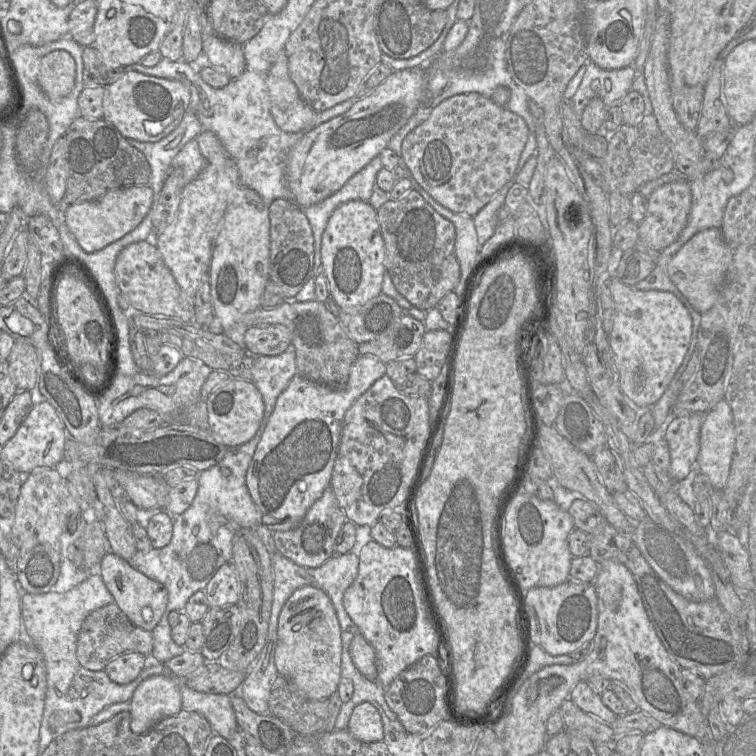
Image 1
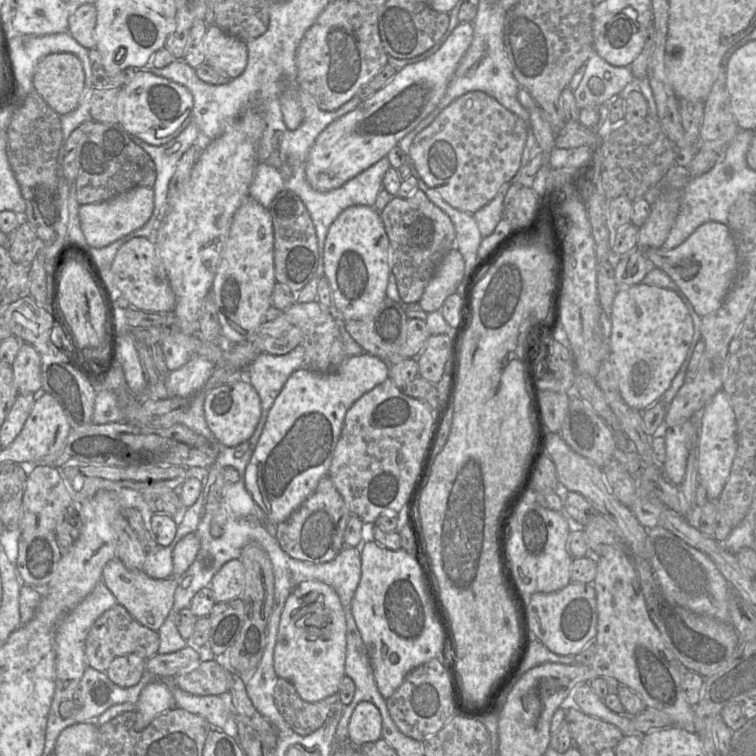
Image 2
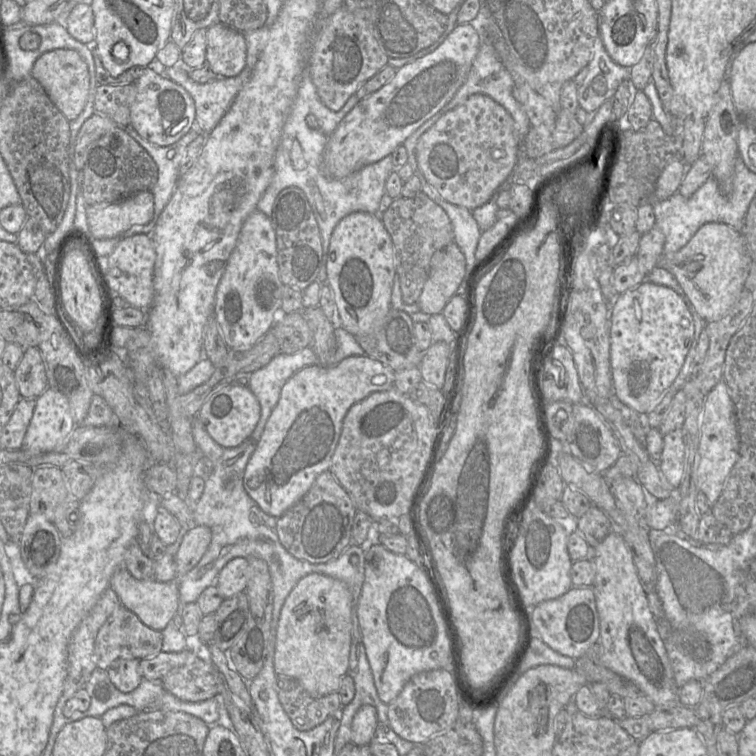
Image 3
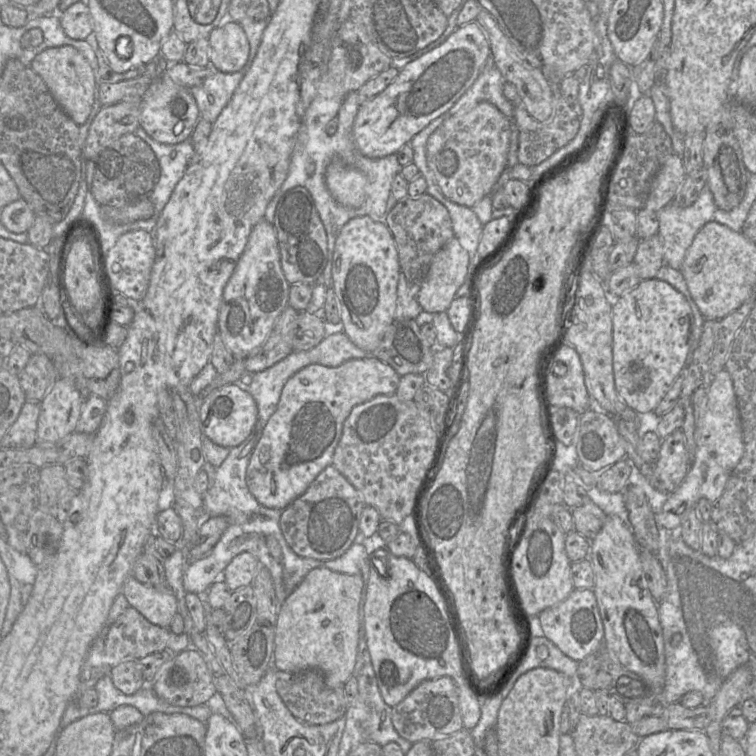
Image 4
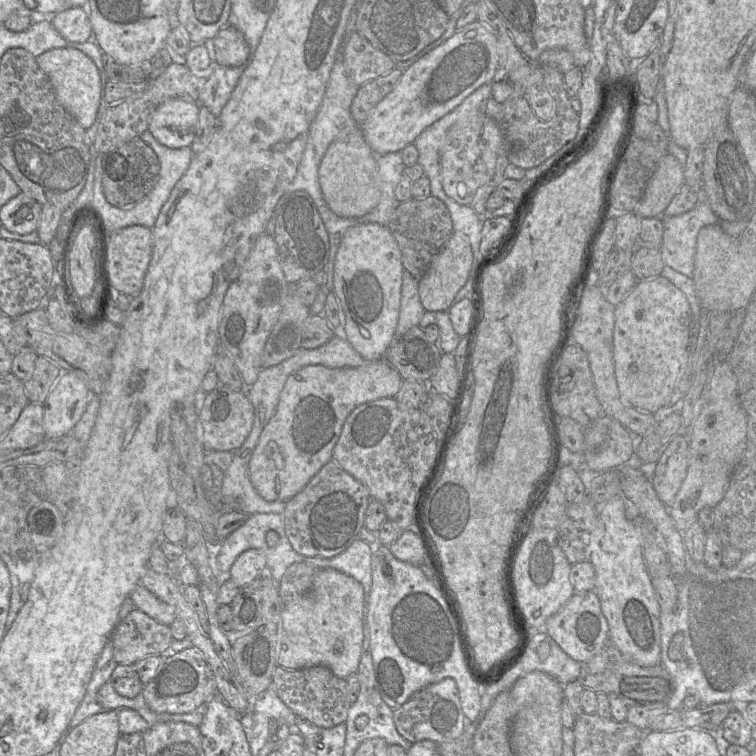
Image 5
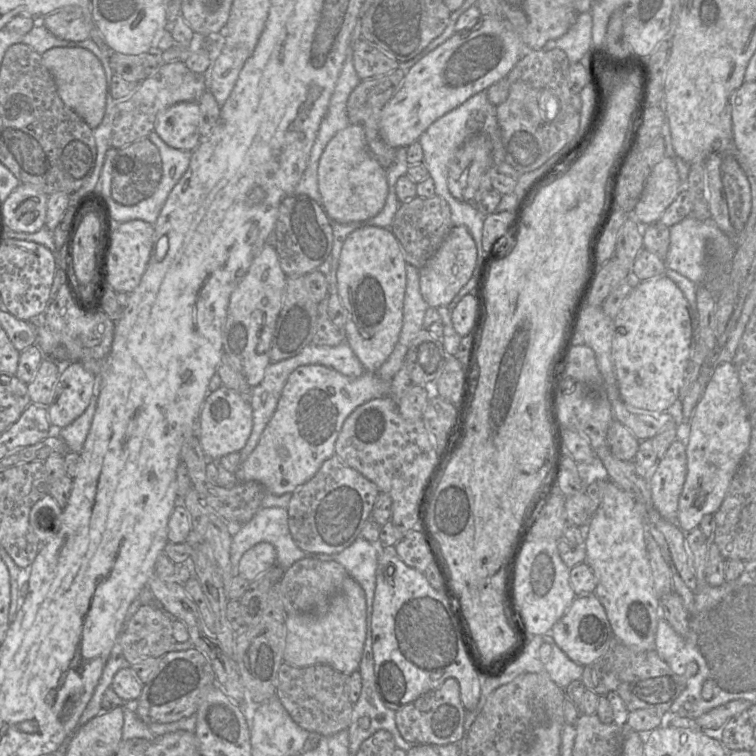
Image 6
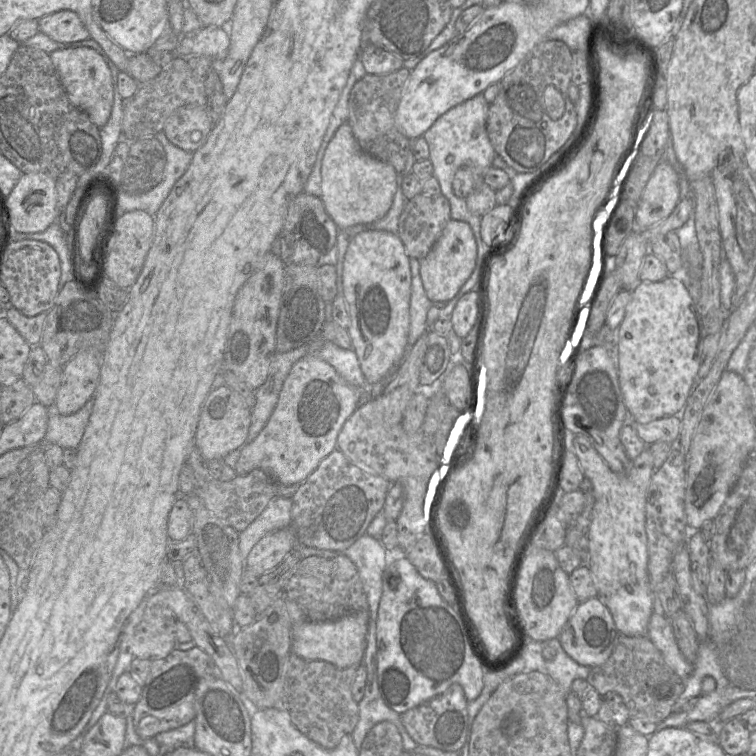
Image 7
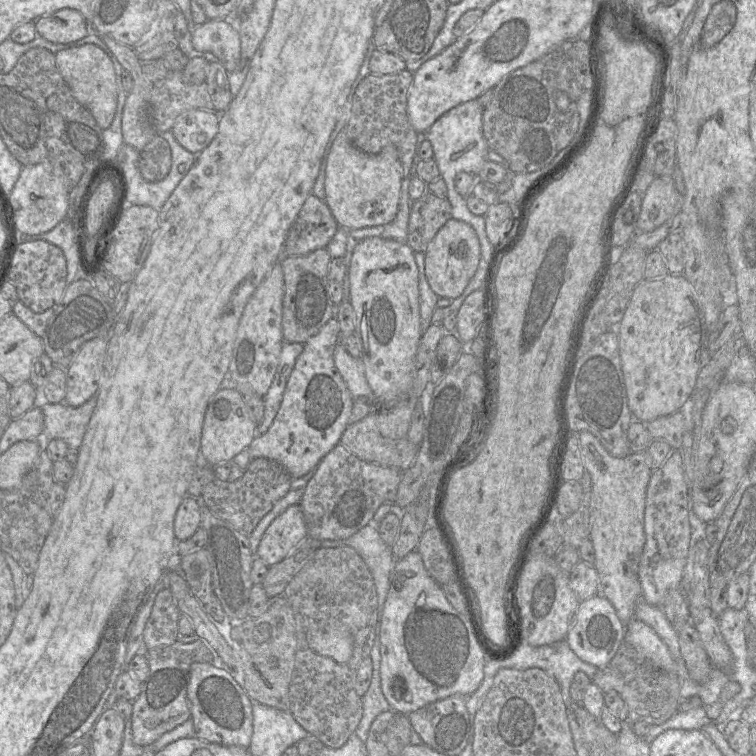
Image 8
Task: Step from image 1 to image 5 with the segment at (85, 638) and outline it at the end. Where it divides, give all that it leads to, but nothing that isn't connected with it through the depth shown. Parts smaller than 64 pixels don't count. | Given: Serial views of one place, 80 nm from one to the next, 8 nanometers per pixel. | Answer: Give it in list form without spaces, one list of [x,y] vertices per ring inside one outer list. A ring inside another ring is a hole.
[[[135,608],[120,621],[111,635],[116,663],[133,665],[151,655],[164,655],[173,641],[171,629]]]

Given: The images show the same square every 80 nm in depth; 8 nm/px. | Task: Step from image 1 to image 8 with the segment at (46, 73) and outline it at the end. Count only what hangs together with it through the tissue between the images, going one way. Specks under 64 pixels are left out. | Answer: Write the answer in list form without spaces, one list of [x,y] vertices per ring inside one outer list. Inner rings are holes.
[[[84,44],[55,53],[56,64],[74,98],[86,107],[102,130],[107,129],[115,116],[118,90],[110,57],[95,44]]]

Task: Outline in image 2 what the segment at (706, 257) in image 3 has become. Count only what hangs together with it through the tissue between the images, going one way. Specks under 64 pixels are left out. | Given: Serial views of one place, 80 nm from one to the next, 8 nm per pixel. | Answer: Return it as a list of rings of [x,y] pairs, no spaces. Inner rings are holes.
[[[713,221],[699,226],[674,249],[660,247],[641,250],[651,267],[657,267],[671,277],[700,317],[715,312],[722,305],[738,266],[736,246],[729,227]]]

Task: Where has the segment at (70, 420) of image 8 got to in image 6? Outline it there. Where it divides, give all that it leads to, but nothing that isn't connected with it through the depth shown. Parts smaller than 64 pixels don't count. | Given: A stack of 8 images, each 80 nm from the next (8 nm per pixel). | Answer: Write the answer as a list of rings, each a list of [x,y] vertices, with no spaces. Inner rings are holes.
[[[99,385],[94,390],[90,403],[85,412],[68,426],[55,429],[55,433],[65,442],[67,450],[80,455],[97,407]]]

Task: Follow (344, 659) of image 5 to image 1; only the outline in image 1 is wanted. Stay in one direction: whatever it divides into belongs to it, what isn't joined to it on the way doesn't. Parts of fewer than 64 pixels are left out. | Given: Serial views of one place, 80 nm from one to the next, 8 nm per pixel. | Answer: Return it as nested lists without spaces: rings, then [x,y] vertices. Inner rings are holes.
[[[313,586],[298,588],[284,604],[278,622],[275,665],[302,697],[328,699],[341,679],[342,641],[339,621],[328,595]]]

